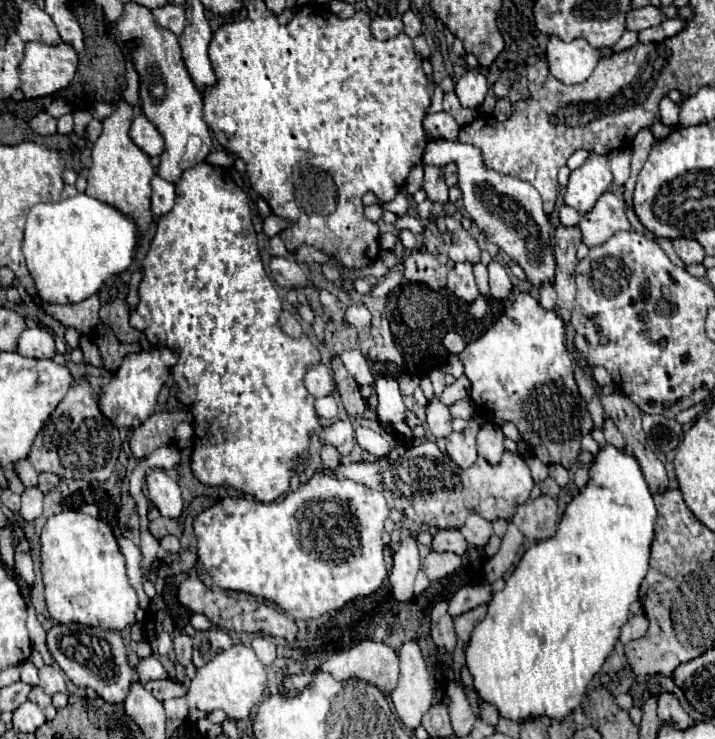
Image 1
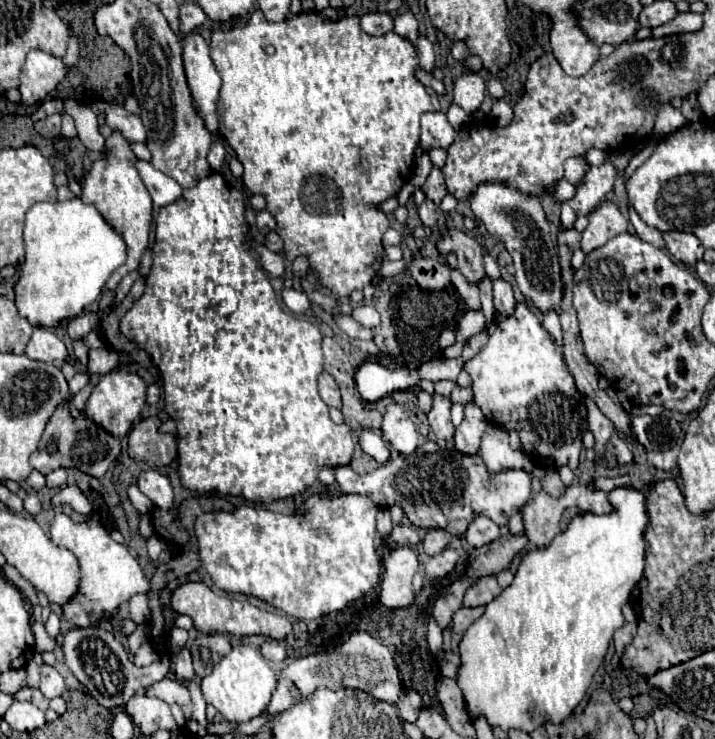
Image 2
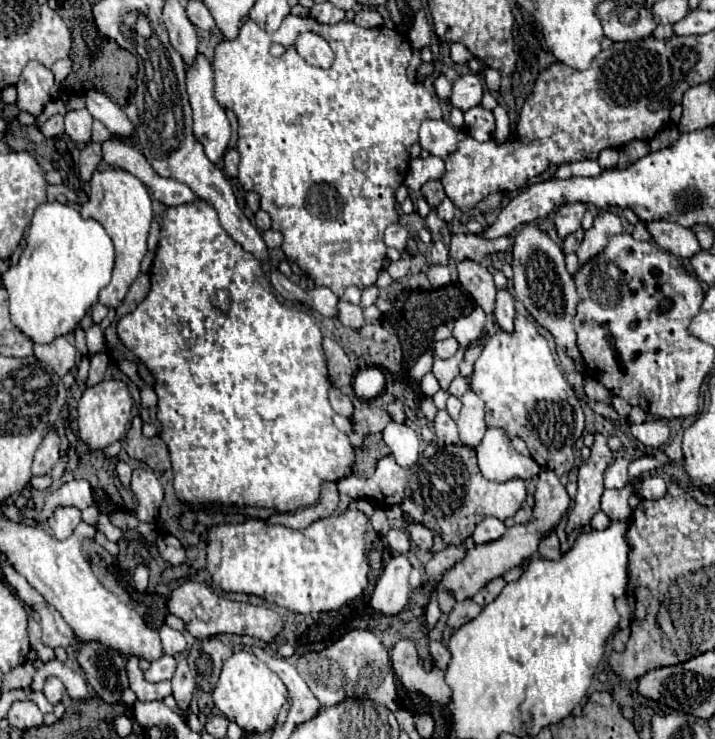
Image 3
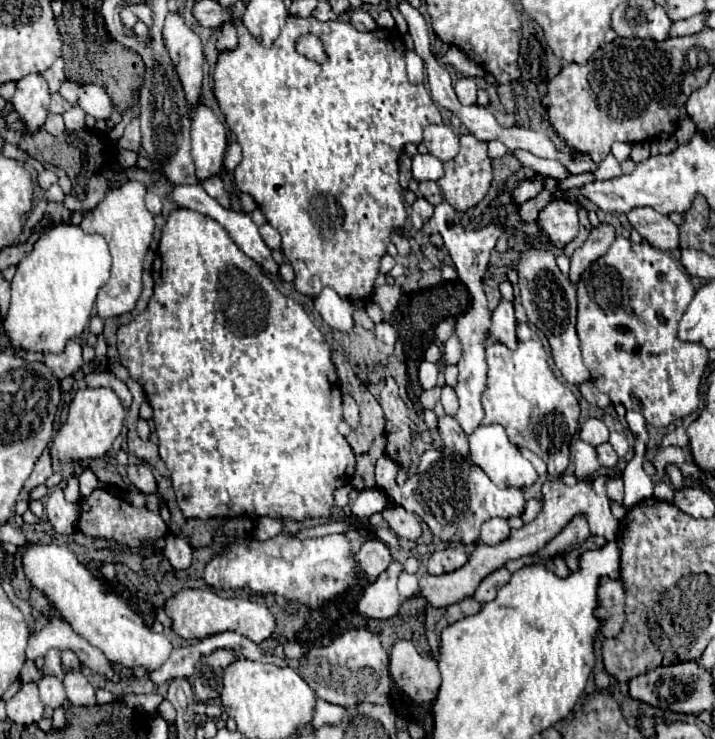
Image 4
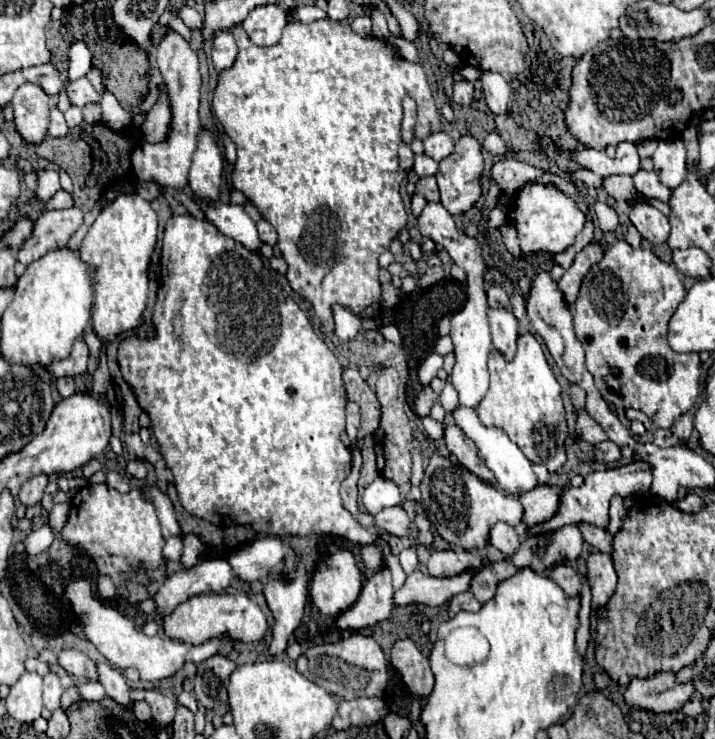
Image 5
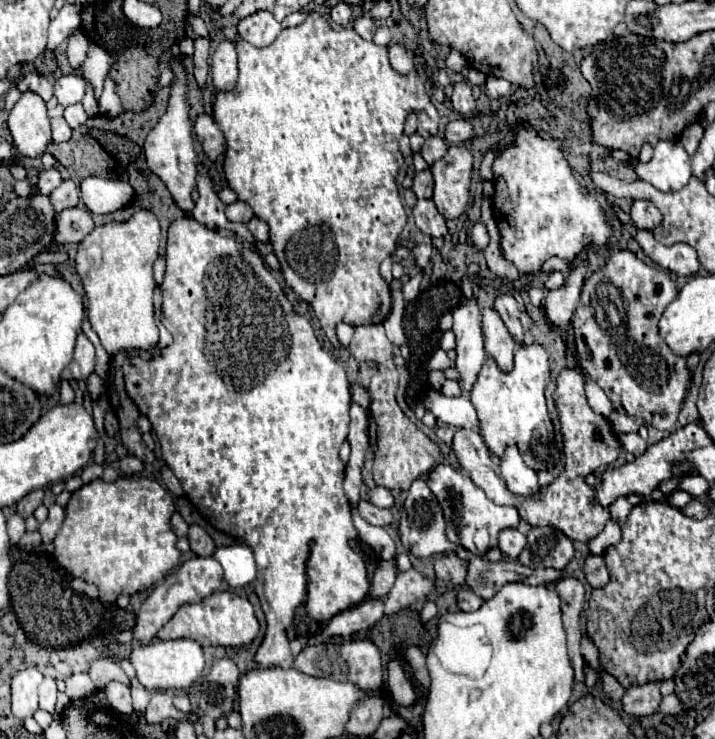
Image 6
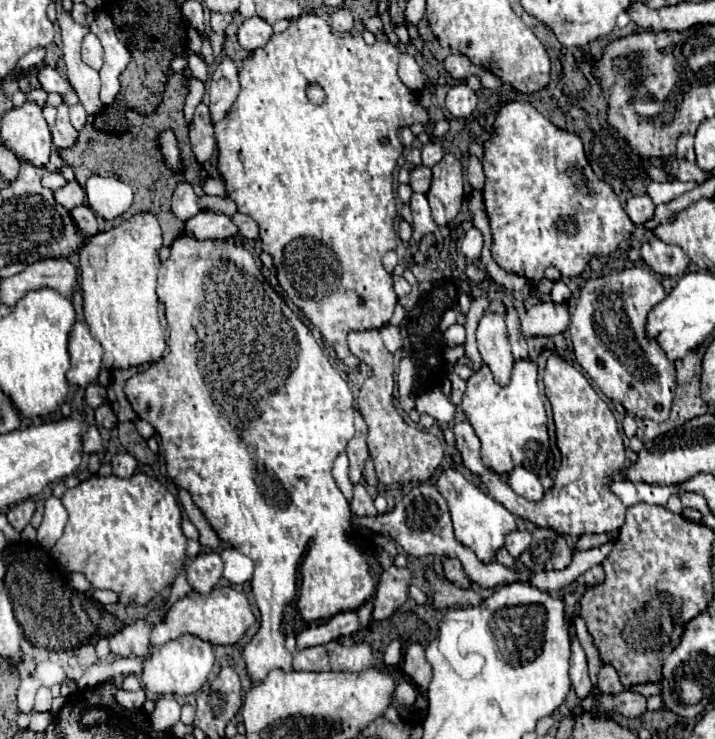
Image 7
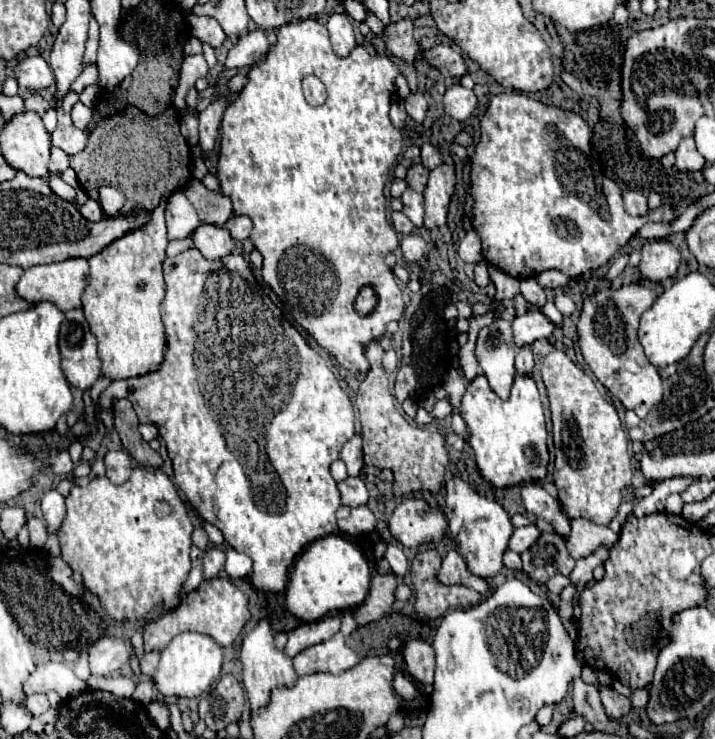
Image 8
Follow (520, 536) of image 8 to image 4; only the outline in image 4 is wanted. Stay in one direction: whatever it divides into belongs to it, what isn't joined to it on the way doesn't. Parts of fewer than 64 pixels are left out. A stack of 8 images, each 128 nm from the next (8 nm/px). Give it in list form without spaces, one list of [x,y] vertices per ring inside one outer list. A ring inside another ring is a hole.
[[[492,518],[488,522],[482,524],[482,532],[480,532],[480,540],[484,544],[500,544],[502,540],[506,540],[510,534],[510,526],[506,524],[504,518]]]

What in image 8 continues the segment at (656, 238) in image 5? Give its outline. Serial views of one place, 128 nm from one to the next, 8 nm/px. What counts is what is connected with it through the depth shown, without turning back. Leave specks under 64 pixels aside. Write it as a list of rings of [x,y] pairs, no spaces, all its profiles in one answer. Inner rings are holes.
[[[624,192],[624,208],[630,216],[644,216],[648,212],[648,200],[640,192]]]

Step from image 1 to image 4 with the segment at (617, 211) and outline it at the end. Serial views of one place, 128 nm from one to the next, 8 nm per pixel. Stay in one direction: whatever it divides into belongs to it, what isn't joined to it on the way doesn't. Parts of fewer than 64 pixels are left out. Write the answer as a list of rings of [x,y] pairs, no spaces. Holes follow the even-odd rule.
[[[598,224],[596,228],[592,228],[588,240],[574,250],[572,254],[572,266],[570,266],[570,280],[578,282],[580,274],[600,256],[604,256],[604,252],[610,248],[612,240],[616,238],[616,230],[612,224]]]

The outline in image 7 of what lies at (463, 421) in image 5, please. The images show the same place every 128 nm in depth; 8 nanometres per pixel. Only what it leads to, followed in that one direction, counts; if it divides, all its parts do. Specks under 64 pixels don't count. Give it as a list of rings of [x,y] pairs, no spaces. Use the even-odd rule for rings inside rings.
[[[440,388],[418,396],[416,398],[416,410],[420,414],[422,412],[430,414],[438,422],[452,422],[454,416],[458,414],[458,406]],[[516,466],[516,468],[508,474],[508,482],[510,482],[510,488],[512,488],[516,494],[520,494],[520,496],[524,496],[524,498],[528,498],[528,500],[540,500],[542,494],[544,494],[544,488],[542,488],[538,476],[532,474],[532,472],[528,472],[528,470],[522,468],[522,466]]]

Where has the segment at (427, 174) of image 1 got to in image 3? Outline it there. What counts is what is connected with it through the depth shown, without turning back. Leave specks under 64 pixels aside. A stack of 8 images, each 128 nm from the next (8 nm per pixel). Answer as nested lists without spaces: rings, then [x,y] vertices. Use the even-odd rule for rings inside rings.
[[[428,180],[428,182],[422,186],[422,194],[424,194],[424,198],[428,200],[428,204],[430,204],[432,208],[438,206],[438,204],[446,198],[440,180]]]

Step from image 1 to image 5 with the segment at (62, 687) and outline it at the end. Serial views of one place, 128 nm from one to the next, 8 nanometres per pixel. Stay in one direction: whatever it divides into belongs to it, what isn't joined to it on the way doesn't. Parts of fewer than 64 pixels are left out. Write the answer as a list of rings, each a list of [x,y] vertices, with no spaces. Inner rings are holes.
[[[50,672],[44,676],[44,706],[54,712],[60,708],[60,698],[62,698],[60,678],[54,672]]]

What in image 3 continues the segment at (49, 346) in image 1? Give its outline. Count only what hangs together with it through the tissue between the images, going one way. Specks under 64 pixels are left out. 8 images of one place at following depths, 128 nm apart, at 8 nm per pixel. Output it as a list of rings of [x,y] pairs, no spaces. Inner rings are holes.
[[[64,336],[50,344],[34,344],[34,356],[52,366],[58,376],[64,376],[76,364],[76,348]]]

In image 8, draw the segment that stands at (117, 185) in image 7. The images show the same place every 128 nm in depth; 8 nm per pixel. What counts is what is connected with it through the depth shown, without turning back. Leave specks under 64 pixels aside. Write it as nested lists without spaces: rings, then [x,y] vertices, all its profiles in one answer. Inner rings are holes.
[[[102,186],[102,188],[98,190],[98,196],[100,196],[98,202],[102,204],[102,212],[104,212],[106,216],[114,218],[114,216],[118,216],[118,214],[122,212],[122,206],[124,206],[124,202],[126,202],[126,196],[124,196],[122,190],[118,190],[118,188],[114,188],[114,186]]]

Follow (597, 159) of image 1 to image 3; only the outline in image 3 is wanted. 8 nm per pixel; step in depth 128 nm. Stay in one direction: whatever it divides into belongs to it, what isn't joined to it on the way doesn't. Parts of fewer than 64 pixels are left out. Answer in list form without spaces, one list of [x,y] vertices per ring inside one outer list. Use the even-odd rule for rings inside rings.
[[[582,202],[564,204],[556,212],[556,230],[558,230],[558,236],[564,238],[564,236],[576,232],[580,228],[580,220],[582,220],[584,212],[586,212],[586,204],[582,204]]]

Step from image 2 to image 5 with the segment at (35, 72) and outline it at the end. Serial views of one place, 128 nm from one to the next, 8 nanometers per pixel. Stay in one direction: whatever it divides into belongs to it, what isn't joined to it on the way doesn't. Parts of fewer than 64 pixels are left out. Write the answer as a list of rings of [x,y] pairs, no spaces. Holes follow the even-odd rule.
[[[32,82],[22,84],[14,98],[14,124],[24,142],[42,142],[48,130],[48,94]]]

